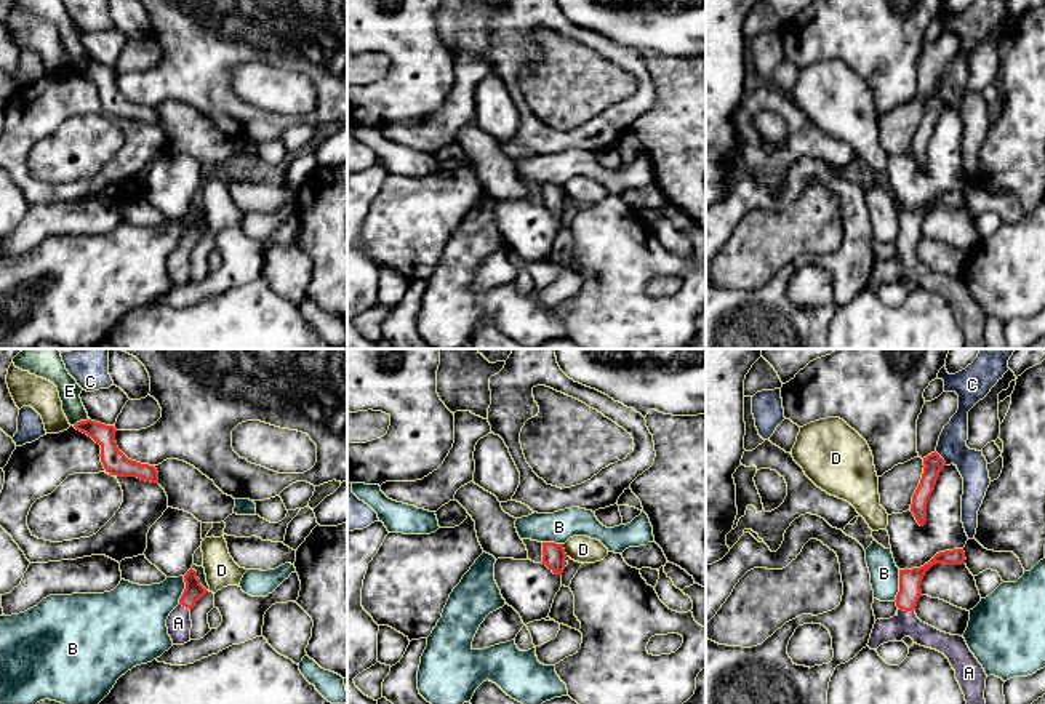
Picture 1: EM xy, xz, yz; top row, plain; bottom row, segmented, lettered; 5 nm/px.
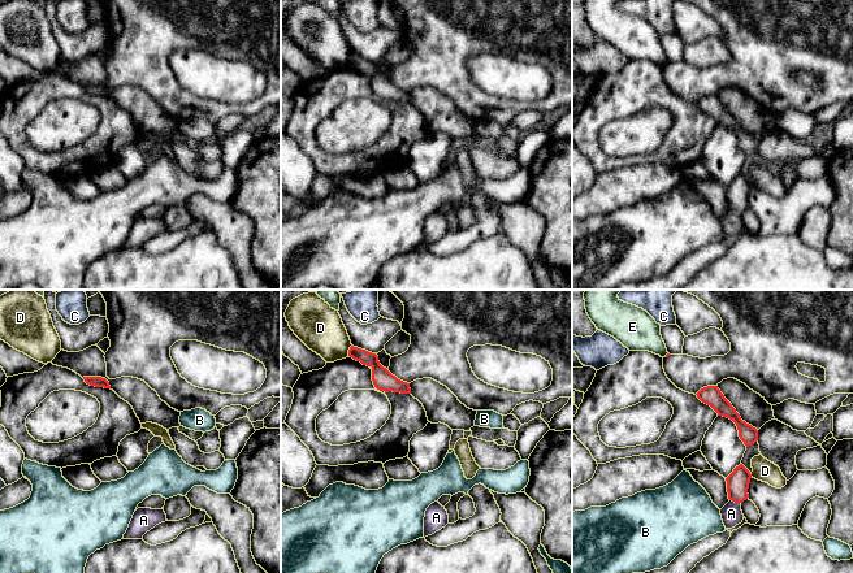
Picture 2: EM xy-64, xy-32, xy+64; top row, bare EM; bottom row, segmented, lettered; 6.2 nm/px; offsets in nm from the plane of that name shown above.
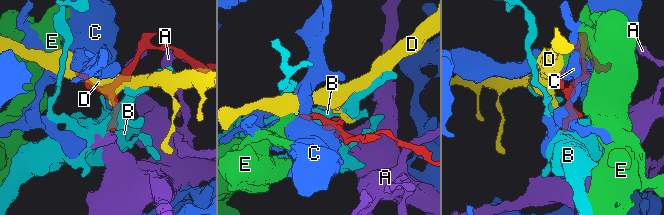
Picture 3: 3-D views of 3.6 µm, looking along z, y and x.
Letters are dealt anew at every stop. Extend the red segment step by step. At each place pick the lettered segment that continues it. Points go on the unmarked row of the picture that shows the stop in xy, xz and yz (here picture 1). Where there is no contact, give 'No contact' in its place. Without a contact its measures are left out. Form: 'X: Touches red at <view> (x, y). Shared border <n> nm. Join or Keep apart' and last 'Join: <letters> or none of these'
A: Touches red at yz (906, 252). Shared border 80 nm. Join
B: Touches red at yz (900, 228). Shared border 160 nm. Keep apart
C: Touches red at yz (941, 100). Shared border 90 nm. Keep apart
D: Touches red at xz (564, 192). Shared border 70 nm. Keep apart
E: Touches red at xy (80, 63). Shared border 90 nm. Keep apart
Join: A

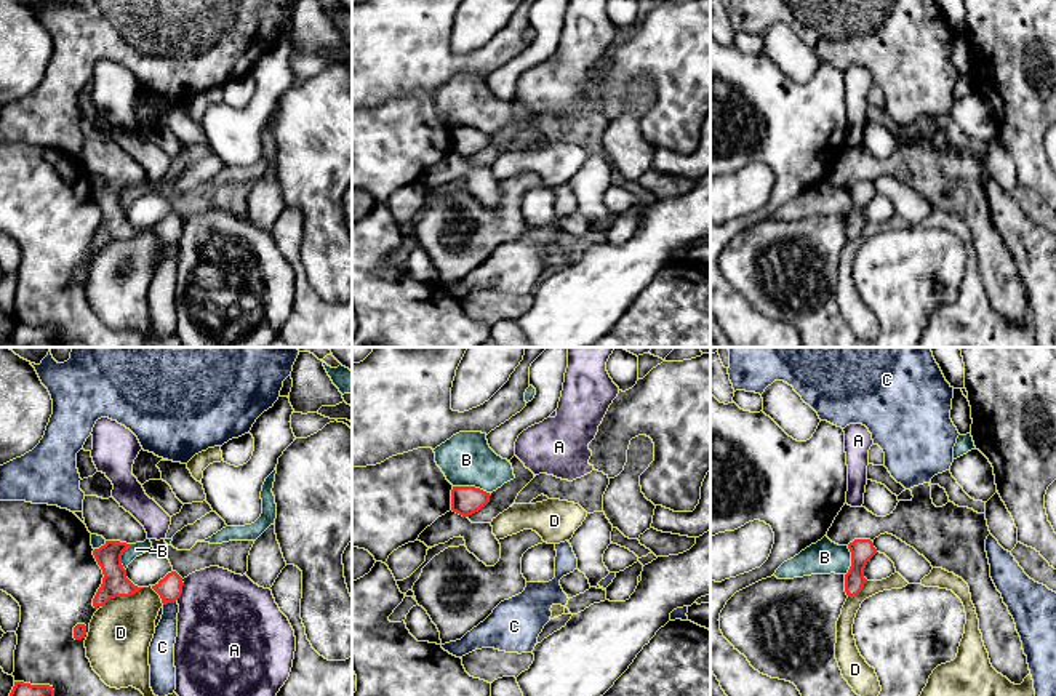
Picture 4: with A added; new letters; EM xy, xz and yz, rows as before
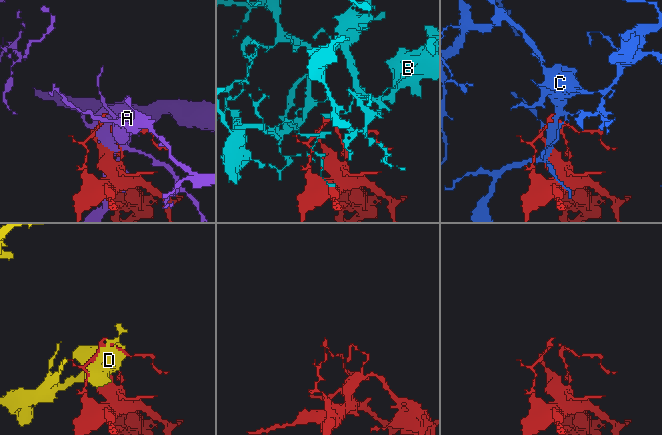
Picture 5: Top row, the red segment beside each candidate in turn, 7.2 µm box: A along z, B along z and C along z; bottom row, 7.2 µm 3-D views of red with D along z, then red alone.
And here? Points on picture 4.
A: Touches red at xy (181, 231). Shared border 110 nm. Keep apart
B: Touches red at xz (471, 128). Shared border 190 nm. Keep apart
C: Touches red at xy (170, 244). Shared border 80 nm. Keep apart
D: Touches red at xy (122, 237). Shared border 220 nm. Keep apart
Join: none of these

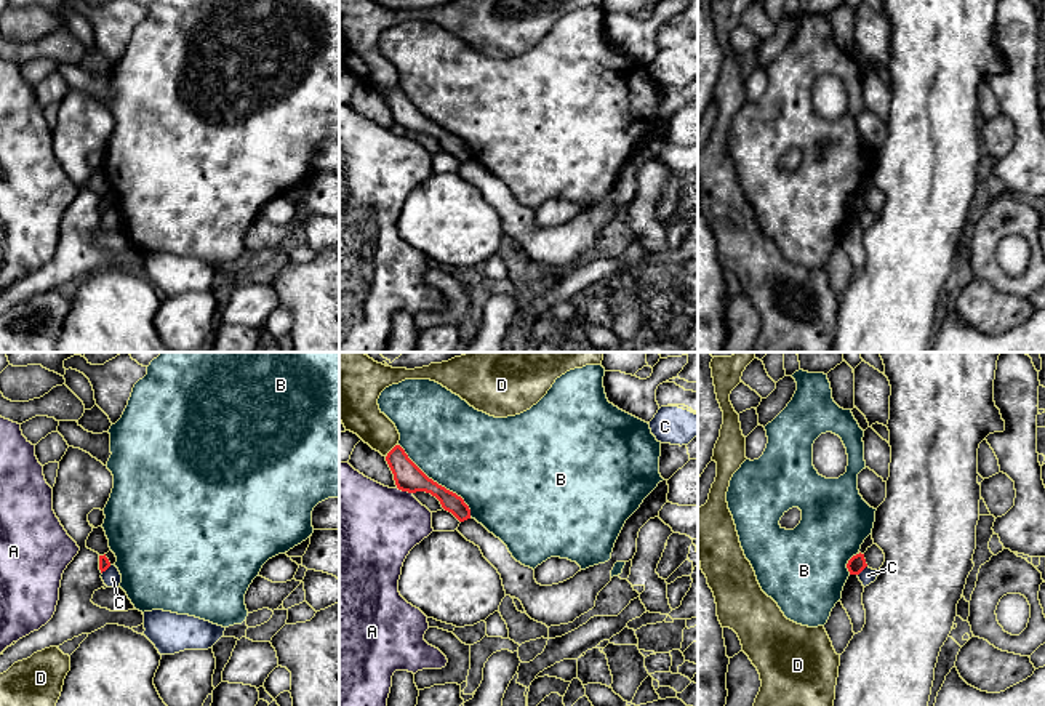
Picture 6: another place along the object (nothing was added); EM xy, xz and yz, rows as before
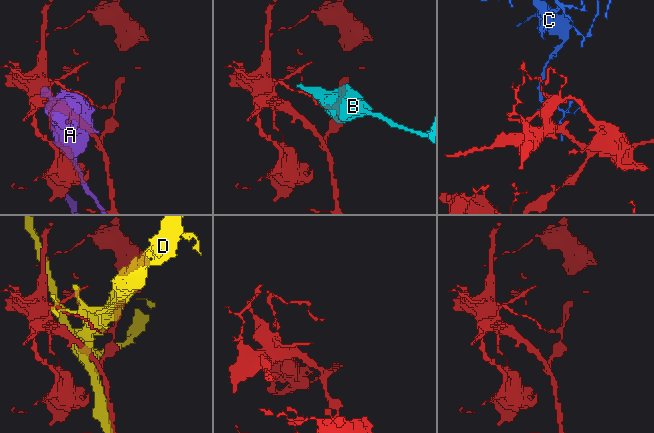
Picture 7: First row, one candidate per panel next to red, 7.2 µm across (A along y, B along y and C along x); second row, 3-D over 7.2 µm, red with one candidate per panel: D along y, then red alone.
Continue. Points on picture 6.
A: Touches red at xz (405, 132). Shared border 90 nm. Keep apart
B: Touches red at xz (436, 124). Shared border 500 nm. Keep apart
C: Touches red at yz (863, 210). Shared border 70 nm. Keep apart
D: Touches red at xz (391, 92). Shared border 90 nm. Keep apart
Join: none of these

